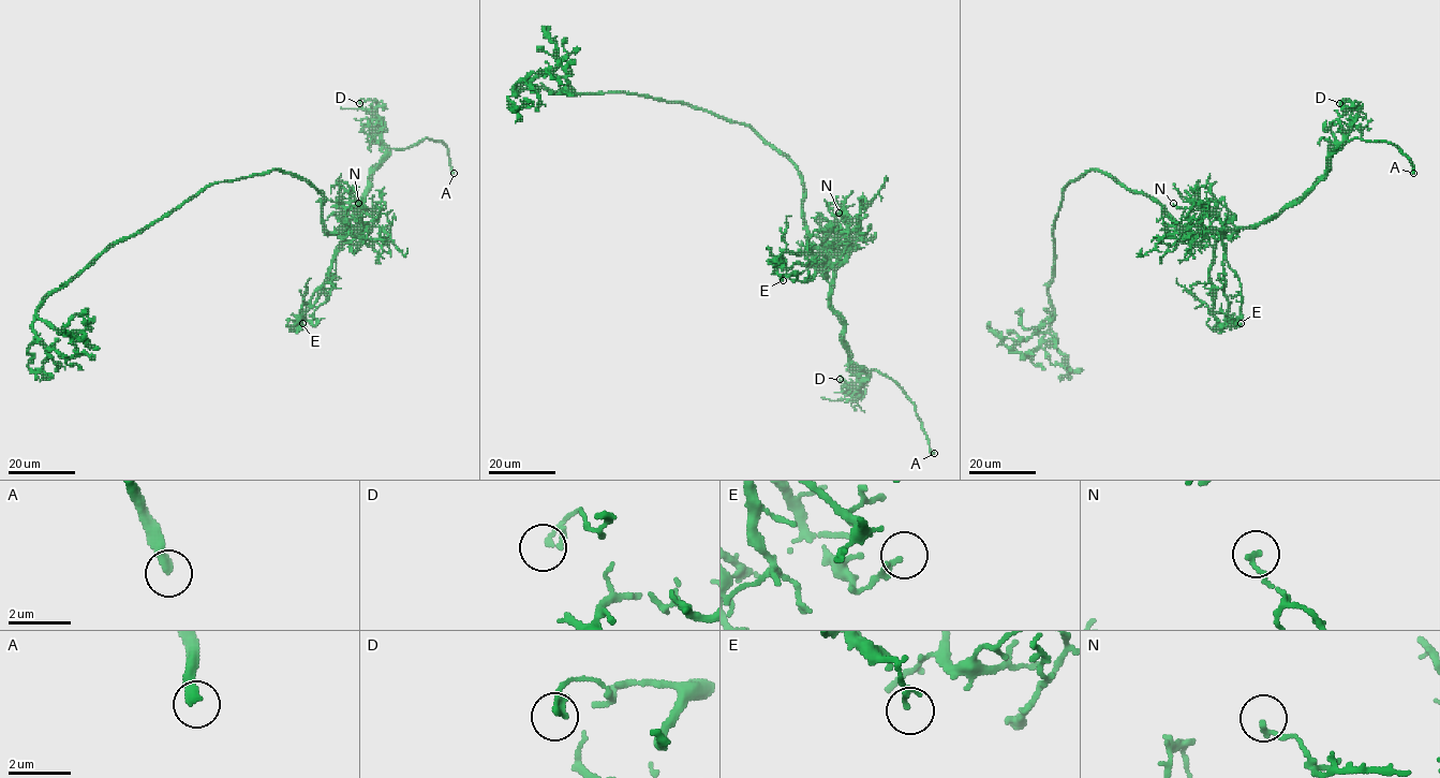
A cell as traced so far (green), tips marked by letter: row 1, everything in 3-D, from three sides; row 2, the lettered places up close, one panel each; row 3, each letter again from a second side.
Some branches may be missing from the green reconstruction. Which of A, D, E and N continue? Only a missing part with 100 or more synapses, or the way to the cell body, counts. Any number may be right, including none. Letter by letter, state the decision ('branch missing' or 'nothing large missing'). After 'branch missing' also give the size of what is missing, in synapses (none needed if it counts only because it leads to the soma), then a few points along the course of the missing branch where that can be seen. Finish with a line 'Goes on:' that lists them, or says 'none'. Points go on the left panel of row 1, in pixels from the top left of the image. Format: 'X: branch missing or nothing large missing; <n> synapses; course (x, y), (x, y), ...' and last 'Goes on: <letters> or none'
A: branch missing; course (454, 173), (447, 195), (445, 182), (450, 177), (455, 187), (450, 188), (454, 174), (457, 176)
D: nothing large missing
E: nothing large missing
N: nothing large missing
Goes on: A

